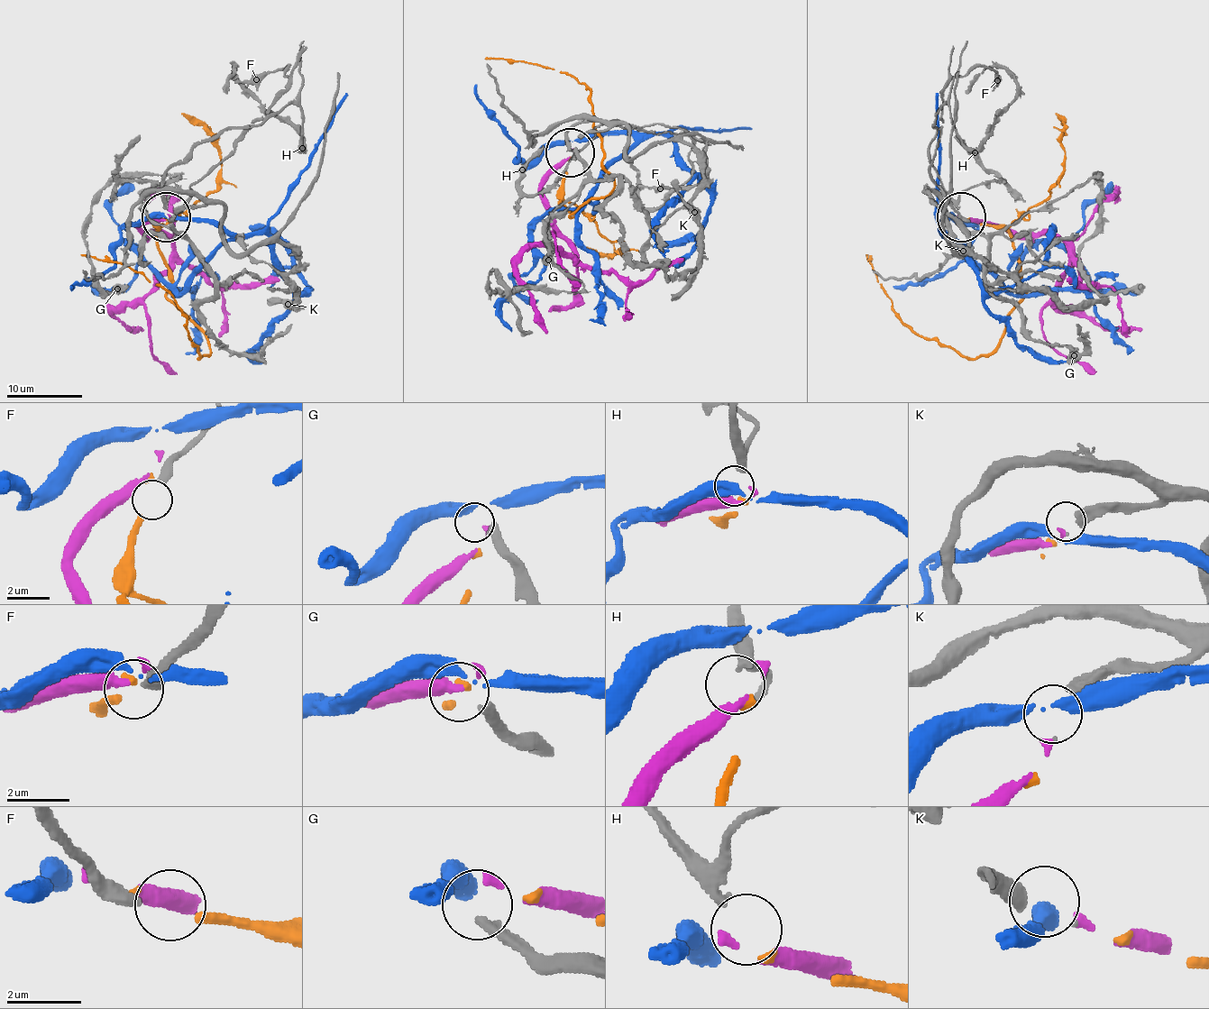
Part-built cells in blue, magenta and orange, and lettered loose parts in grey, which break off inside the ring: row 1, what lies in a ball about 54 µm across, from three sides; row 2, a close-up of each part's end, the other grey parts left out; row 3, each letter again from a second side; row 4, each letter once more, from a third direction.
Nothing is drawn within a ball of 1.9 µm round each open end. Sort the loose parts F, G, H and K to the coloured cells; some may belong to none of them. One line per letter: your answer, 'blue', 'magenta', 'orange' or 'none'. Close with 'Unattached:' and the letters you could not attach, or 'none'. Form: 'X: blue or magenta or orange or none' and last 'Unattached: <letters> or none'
F: none
G: none
H: orange
K: magenta
Unattached: F, G

